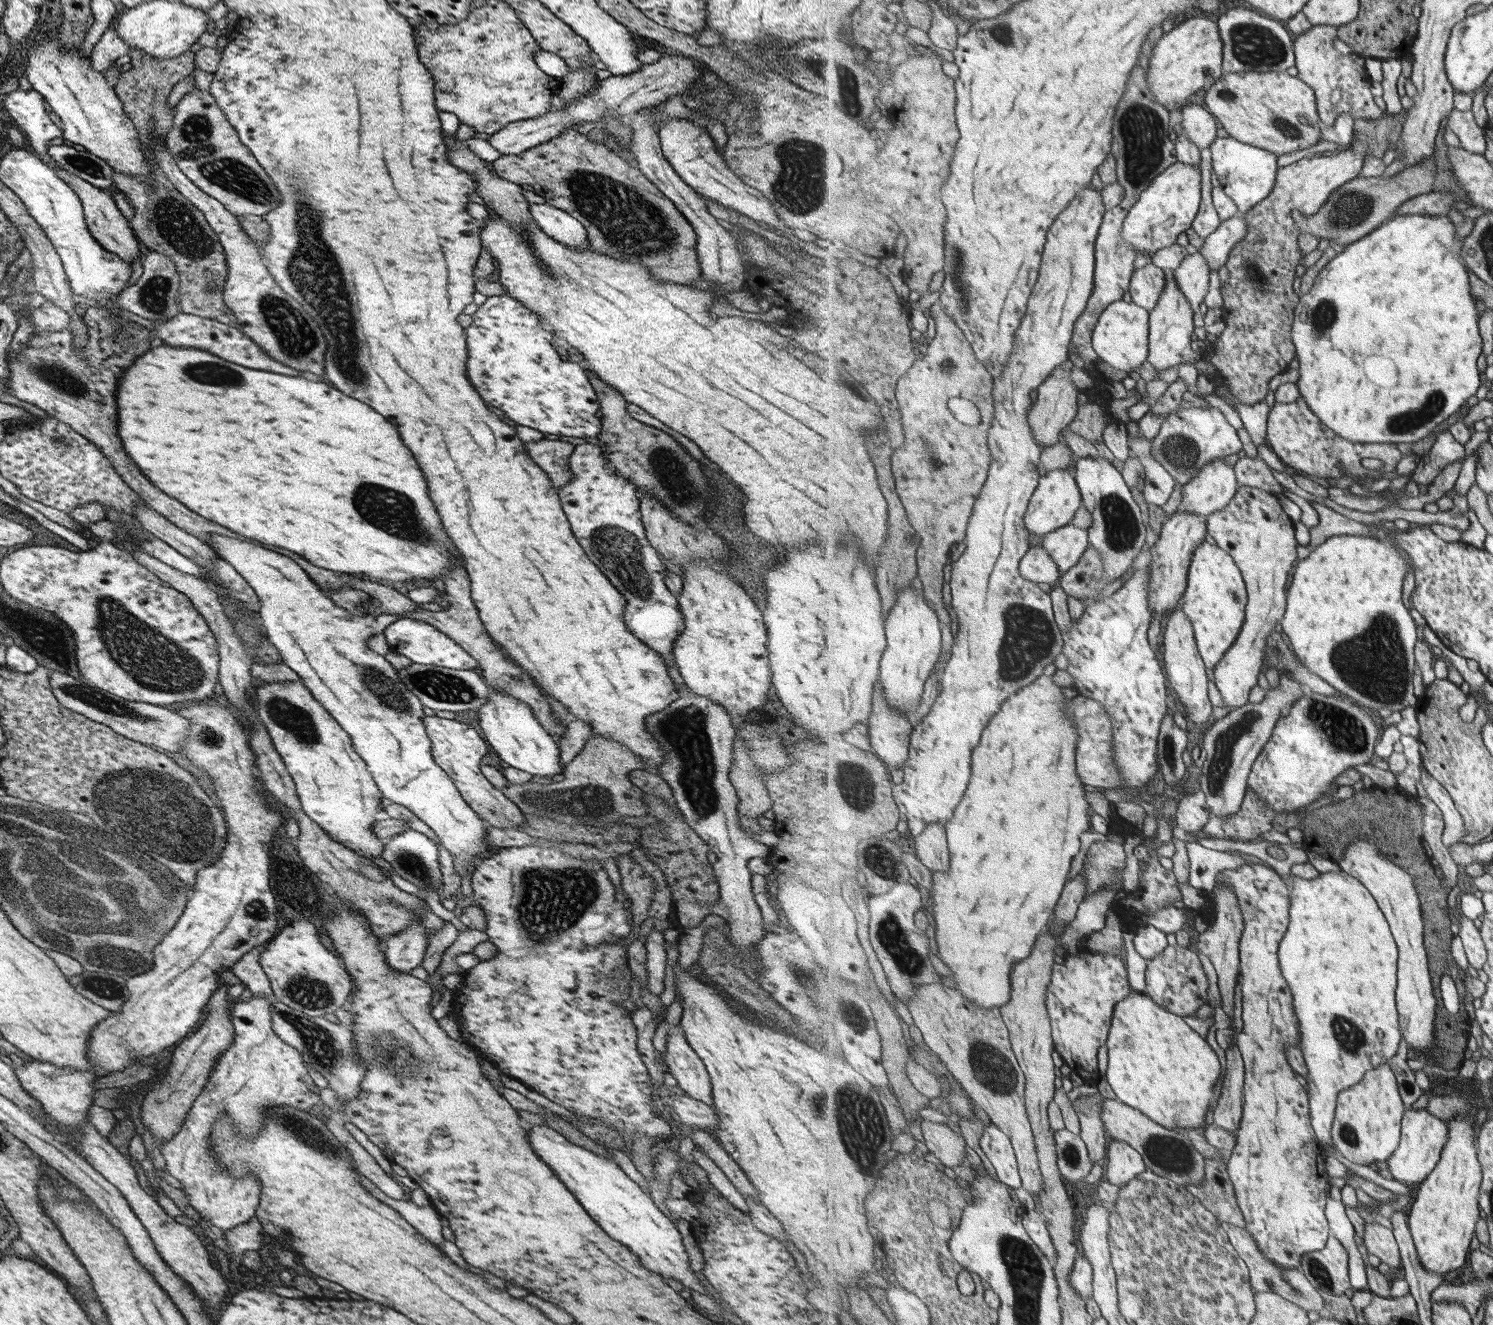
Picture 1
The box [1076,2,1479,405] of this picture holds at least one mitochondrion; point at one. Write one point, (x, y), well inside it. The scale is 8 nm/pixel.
(1143, 133)

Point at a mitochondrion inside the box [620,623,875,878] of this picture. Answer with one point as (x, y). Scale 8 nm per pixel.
(684, 728)

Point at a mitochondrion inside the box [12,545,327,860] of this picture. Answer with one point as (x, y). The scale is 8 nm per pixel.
(148, 658)

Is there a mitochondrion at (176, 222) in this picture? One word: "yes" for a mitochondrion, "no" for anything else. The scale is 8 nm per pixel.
yes

